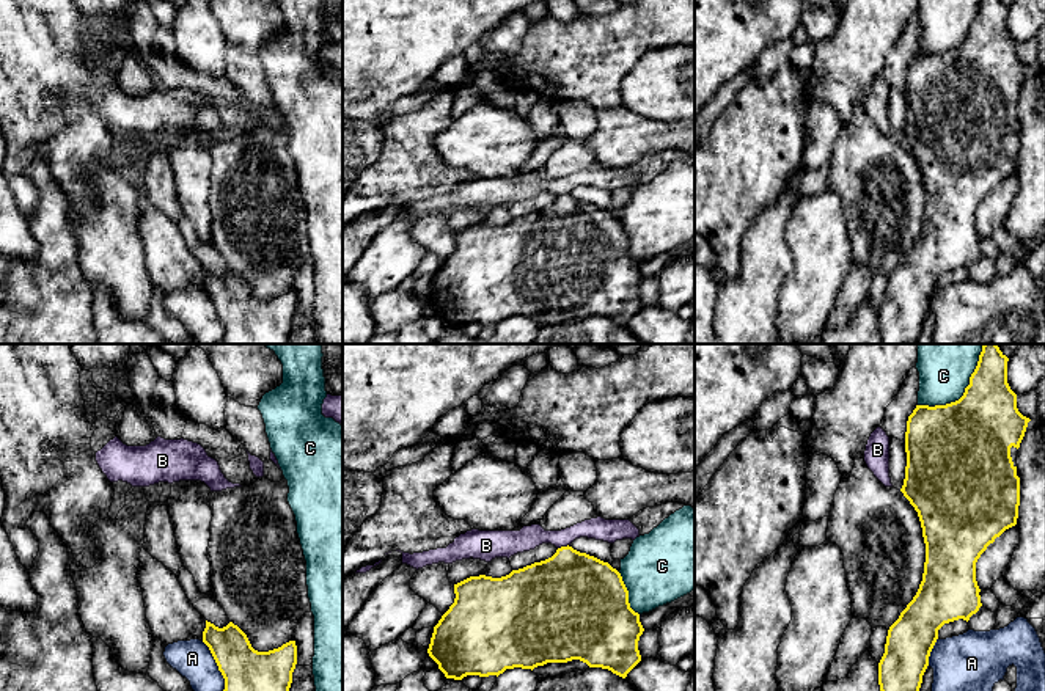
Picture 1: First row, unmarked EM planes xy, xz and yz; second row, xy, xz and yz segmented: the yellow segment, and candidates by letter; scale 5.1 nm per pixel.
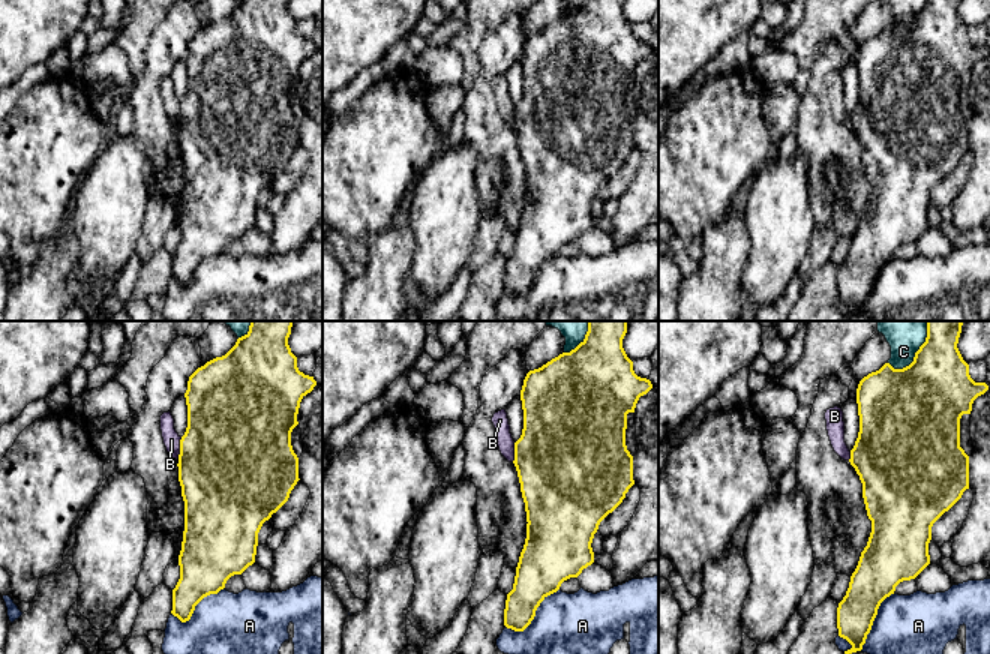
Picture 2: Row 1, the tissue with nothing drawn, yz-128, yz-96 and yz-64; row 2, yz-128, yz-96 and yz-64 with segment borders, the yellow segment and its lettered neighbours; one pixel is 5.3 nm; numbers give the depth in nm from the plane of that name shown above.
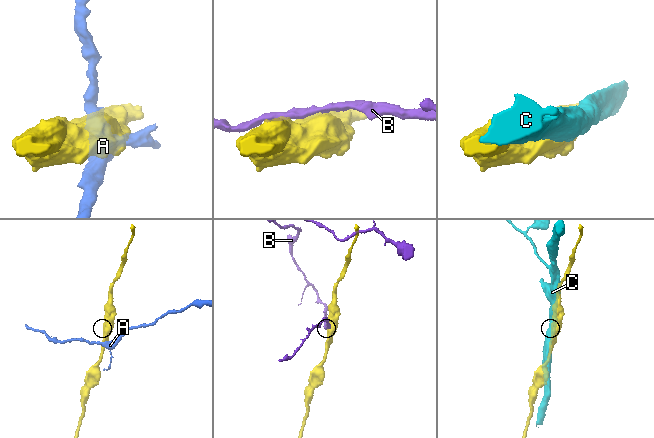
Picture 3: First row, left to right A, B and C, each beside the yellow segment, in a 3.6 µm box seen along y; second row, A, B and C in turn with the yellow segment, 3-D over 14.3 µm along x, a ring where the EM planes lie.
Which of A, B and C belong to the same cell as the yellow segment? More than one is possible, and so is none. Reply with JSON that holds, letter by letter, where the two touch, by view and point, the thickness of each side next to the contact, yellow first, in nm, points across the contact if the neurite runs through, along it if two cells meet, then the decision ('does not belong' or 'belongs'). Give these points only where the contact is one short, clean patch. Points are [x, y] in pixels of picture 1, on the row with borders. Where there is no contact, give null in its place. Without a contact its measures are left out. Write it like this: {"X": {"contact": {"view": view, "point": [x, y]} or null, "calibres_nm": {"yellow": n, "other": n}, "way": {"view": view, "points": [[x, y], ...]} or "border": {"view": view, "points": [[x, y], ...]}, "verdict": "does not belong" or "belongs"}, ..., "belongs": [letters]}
{"A": {"contact": {"view": "xy", "point": [217, 665]}, "calibres_nm": {"yellow": 220, "other": 190}, "verdict": "does not belong"}, "B": {"contact": {"view": "xz", "point": [563, 547]}, "calibres_nm": {"yellow": 440, "other": 120}, "verdict": "does not belong"}, "C": {"contact": {"view": "yz", "point": [965, 391]}, "calibres_nm": {"yellow": 420, "other": 320}, "verdict": "does not belong"}, "belongs": []}

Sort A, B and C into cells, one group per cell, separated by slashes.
A / B / C

